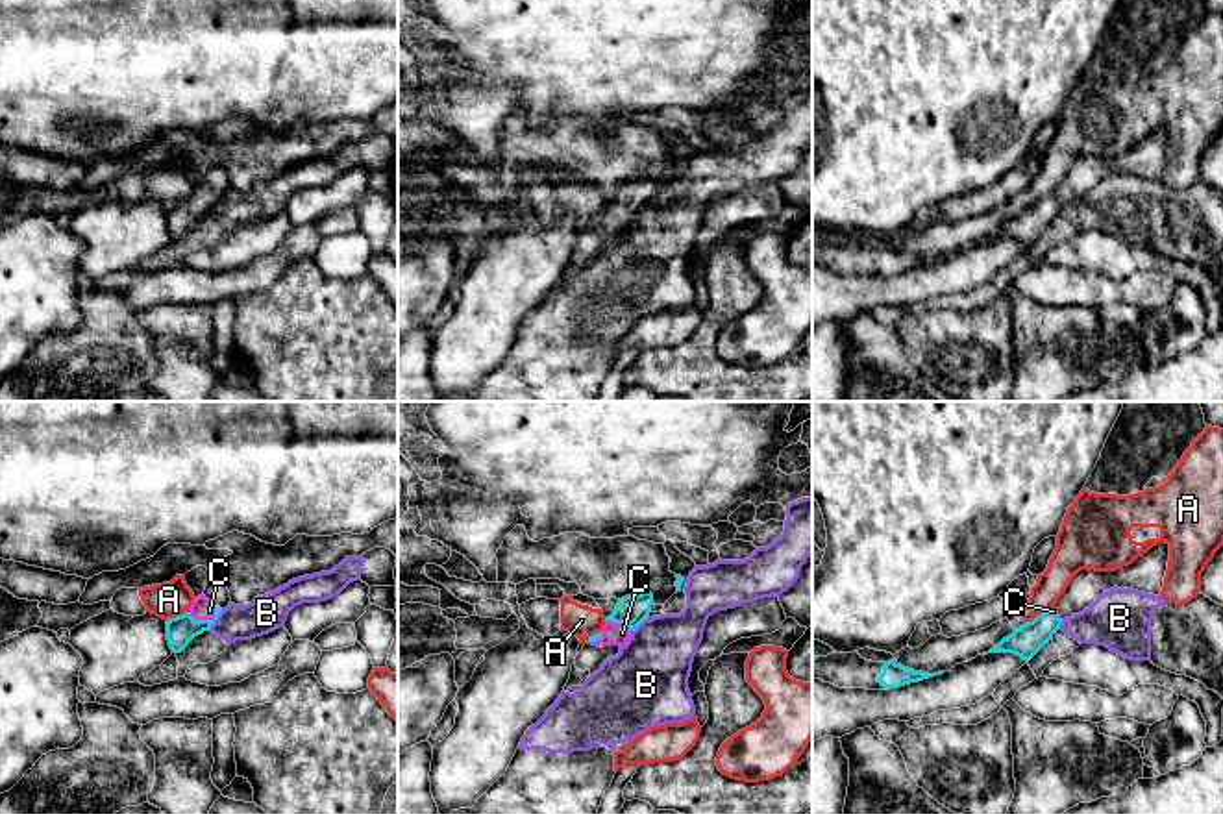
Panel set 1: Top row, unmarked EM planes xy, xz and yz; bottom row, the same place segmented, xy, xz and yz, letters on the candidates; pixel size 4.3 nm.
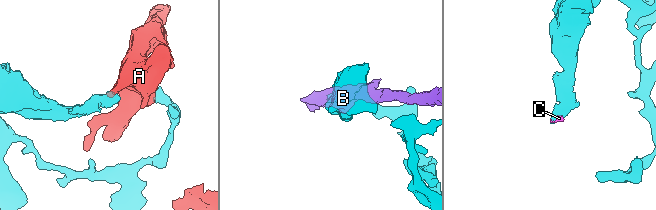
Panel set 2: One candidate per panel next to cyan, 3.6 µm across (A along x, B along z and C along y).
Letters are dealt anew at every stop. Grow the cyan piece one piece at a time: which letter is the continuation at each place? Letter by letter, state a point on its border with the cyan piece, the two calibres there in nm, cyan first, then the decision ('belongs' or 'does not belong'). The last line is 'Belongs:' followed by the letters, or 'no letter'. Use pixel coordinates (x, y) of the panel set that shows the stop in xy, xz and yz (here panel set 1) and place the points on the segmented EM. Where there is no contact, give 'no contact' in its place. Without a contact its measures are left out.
A: meets cyan in yz at (1038, 615); 140 nm thick on the cyan side, 140 nm on the other; does not belong
B: meets cyan in xy at (215, 618); 120 nm thick on the cyan side, 160 nm on the other; does not belong
C: meets cyan in xy at (202, 620); 120 nm thick on the cyan side, 90 nm on the other; belongs
Belongs: C

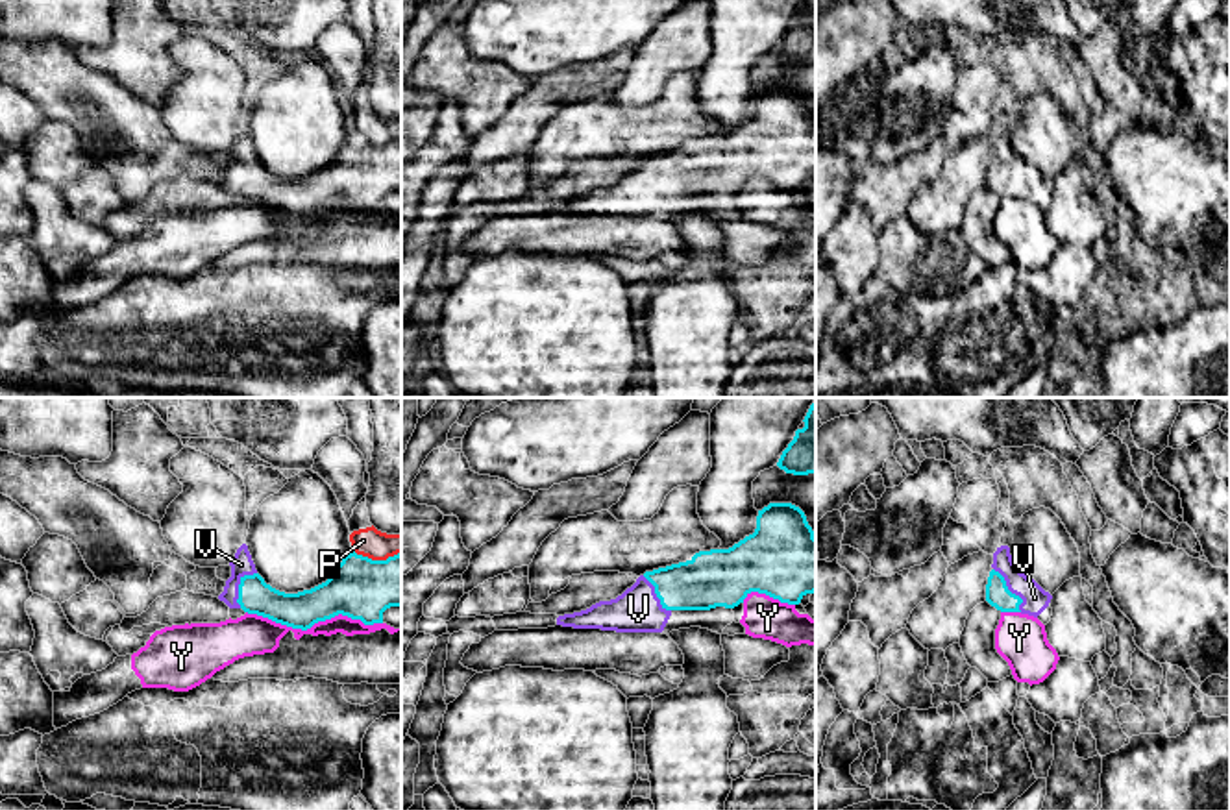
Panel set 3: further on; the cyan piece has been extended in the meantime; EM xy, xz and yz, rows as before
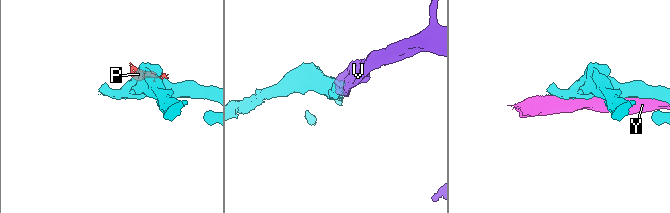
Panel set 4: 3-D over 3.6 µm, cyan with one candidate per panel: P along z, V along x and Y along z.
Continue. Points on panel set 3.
P: meets cyan in xy at (378, 561); 280 nm thick on the cyan side, 130 nm on the other; does not belong
V: meets cyan in yz at (1008, 590); 110 nm thick on the cyan side, 110 nm on the other; belongs
Y: meets cyan in xy at (315, 622); 280 nm thick on the cyan side, 160 nm on the other; does not belong
Belongs: V

